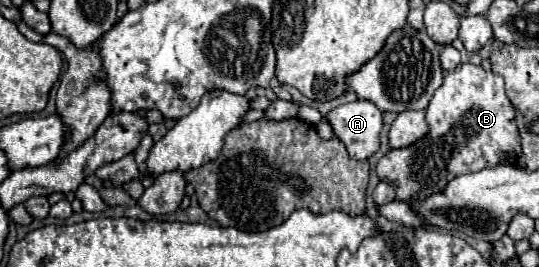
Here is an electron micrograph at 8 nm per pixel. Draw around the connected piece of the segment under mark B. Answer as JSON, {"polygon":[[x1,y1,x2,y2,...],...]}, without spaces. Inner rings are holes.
{"polygon":[[460,64,448,72,426,108,426,120,430,132,422,140,408,148,390,150,376,166,380,180,396,188,396,200,424,200,460,174,494,168,506,152,512,162,520,154,520,134,514,108,506,96,504,78,482,66]]}

